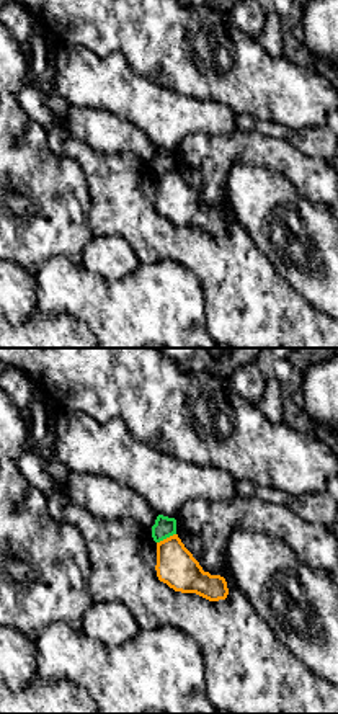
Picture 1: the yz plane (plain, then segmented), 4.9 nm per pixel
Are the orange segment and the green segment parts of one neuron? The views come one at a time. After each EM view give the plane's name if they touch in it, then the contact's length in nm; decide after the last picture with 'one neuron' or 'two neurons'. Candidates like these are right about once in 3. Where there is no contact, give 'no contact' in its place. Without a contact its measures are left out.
contact in yz; length 110 nm

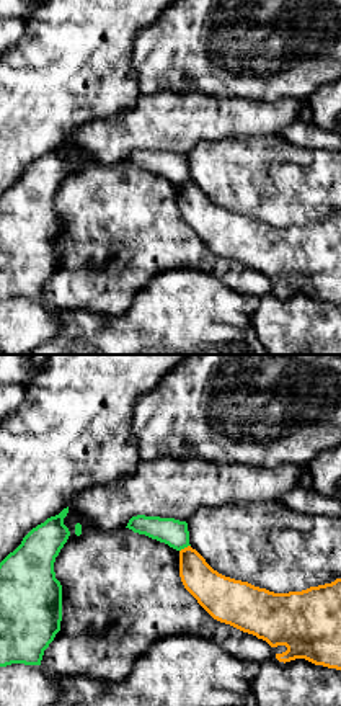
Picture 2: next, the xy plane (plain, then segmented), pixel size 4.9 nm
contact in xy; length 70 nm

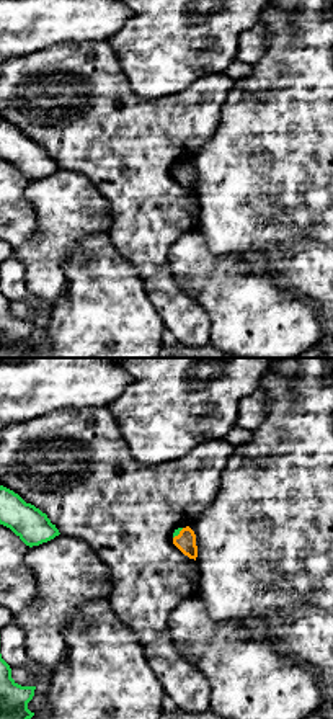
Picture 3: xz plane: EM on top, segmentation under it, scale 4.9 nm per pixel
contact in xz; length 80 nm

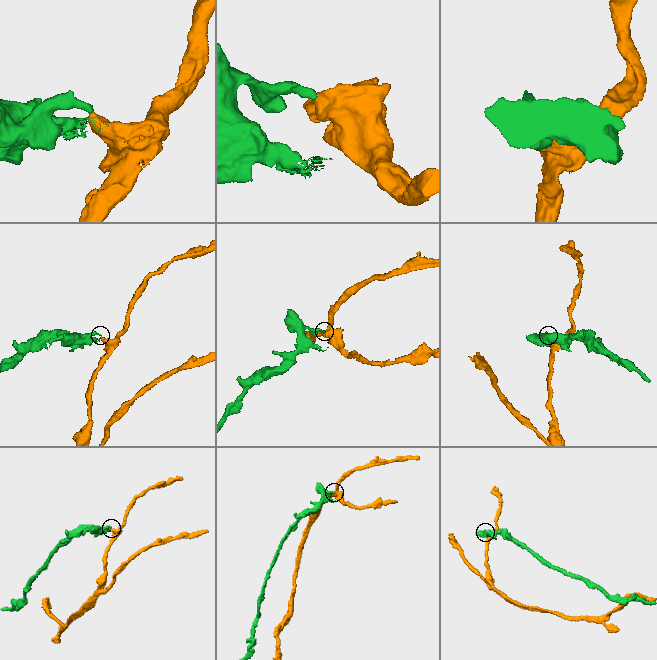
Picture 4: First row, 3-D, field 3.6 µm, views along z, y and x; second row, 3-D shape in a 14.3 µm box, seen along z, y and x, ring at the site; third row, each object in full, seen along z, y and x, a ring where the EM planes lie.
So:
two neurons

